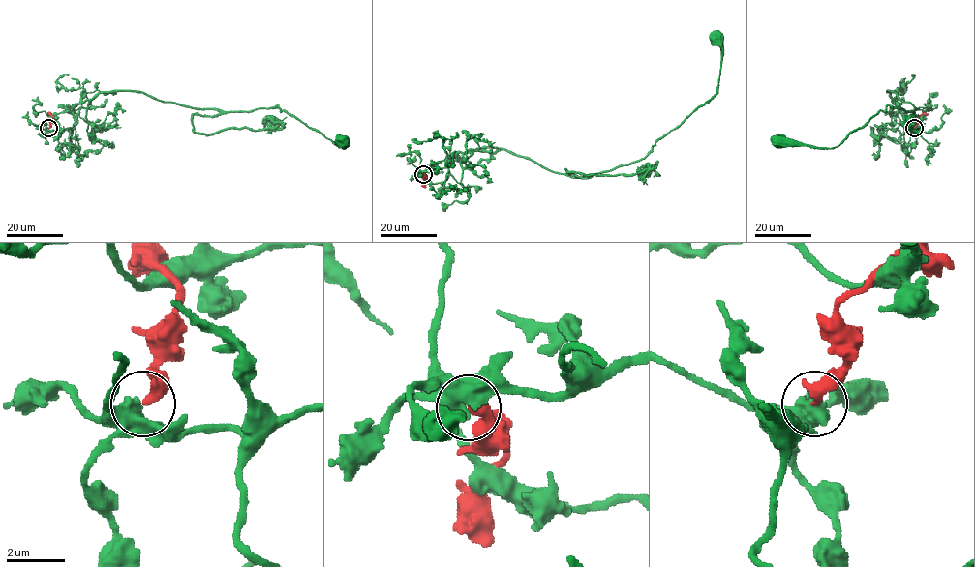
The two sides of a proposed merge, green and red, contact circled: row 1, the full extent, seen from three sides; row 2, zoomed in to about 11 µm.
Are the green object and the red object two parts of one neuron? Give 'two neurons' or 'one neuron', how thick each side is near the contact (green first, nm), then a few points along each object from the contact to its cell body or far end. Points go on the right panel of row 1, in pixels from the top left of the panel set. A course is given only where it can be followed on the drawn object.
two neurons | 750/380 nm | green via (914, 128), (912, 131), (899, 122), (888, 91), (918, 108), (906, 111), (888, 105), (833, 148), (777, 140) | red via (914, 128), (918, 118), (928, 113)

